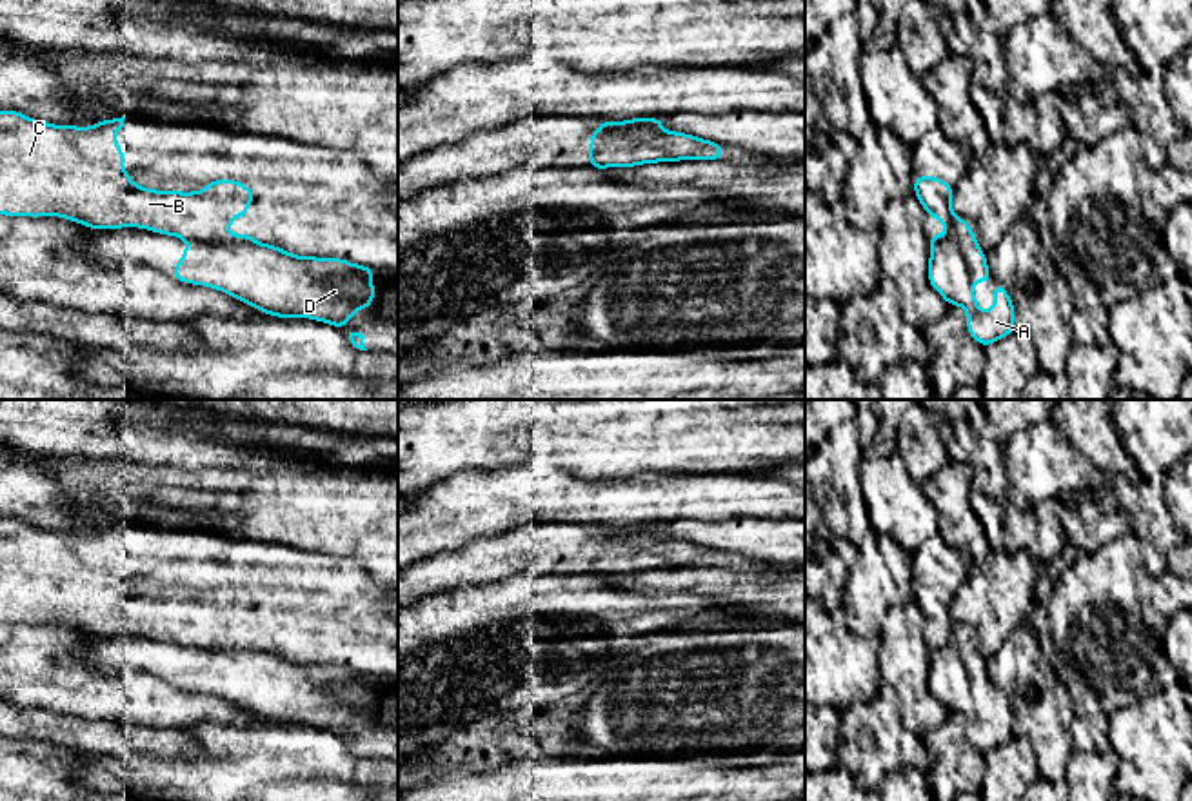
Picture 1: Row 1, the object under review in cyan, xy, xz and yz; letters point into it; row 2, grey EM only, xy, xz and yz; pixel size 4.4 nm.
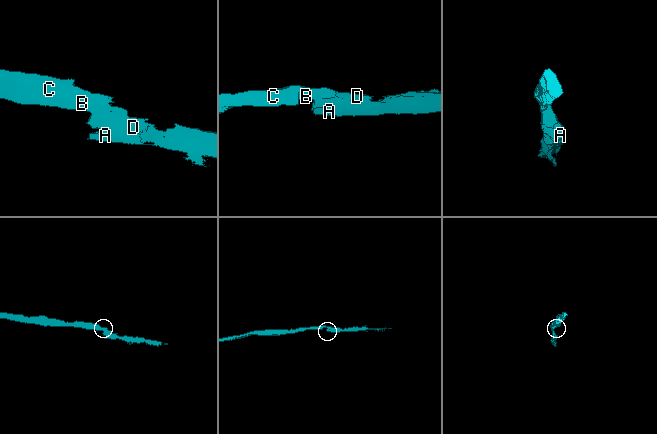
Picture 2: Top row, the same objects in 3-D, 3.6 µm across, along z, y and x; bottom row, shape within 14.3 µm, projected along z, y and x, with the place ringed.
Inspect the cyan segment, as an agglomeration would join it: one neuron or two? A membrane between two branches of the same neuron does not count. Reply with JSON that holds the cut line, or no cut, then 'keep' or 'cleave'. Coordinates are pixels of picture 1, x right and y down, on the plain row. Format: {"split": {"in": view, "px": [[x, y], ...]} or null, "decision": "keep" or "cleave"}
{"split": {"in": "xy", "px": [[188, 645], [251, 649]]}, "decision": "cleave"}

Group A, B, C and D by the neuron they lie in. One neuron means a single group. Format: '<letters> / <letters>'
A D / B C

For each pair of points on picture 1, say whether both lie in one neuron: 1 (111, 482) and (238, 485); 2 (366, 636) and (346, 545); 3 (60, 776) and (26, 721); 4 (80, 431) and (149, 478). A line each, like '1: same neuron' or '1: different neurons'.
1: same neuron
2: different neurons
3: different neurons
4: different neurons

